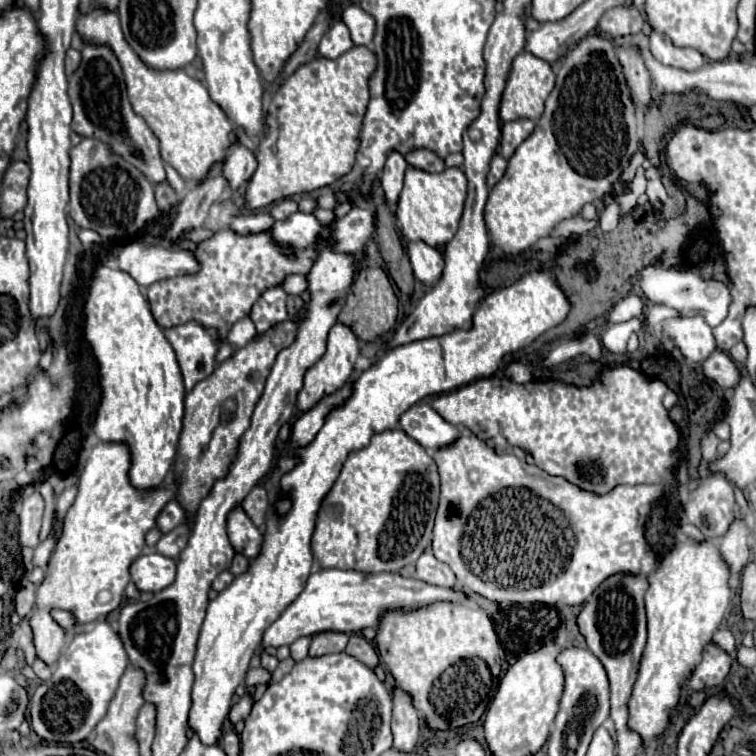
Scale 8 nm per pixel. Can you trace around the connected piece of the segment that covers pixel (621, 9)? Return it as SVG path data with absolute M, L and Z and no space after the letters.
M616 6L604 12L604 16L598 22L600 30L608 36L624 36L624 34L638 34L642 30L642 16L632 6Z

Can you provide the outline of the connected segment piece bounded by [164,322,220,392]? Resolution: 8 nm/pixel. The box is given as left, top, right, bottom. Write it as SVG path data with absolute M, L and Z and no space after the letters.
M196 322L168 328L164 330L164 336L176 352L186 392L190 392L200 380L212 374L220 340L214 330L208 330Z

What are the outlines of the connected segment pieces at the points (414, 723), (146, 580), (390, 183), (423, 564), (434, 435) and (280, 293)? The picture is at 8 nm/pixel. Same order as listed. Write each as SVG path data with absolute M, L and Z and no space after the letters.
M394 686L394 708L392 708L392 734L394 748L412 752L418 742L420 732L420 710L414 706L414 700L400 686Z
M160 552L142 554L132 562L130 576L140 592L160 592L174 584L176 562Z
M392 152L384 164L382 190L384 190L384 196L390 204L396 204L396 198L402 190L402 178L404 178L406 166L408 166L408 162L406 162L404 154L400 154L400 152Z
M430 548L424 550L424 554L416 562L416 578L432 586L442 586L442 588L454 588L456 584L456 576L452 574L450 566L436 560Z
M416 402L400 416L402 430L428 450L448 446L458 438L458 428L446 422L428 402Z
M280 286L268 288L258 298L258 302L252 306L252 312L250 312L250 318L256 324L256 332L258 334L266 332L276 322L282 322L282 320L288 318L286 298L288 298L288 294Z

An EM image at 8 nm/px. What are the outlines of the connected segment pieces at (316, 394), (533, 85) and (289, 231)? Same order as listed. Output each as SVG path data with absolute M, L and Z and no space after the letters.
M336 322L328 332L324 356L304 376L304 386L298 394L298 410L304 412L304 410L312 408L320 398L324 398L324 396L336 392L340 386L344 386L354 370L354 362L356 362L358 354L360 354L360 340L354 334L354 330L342 322Z
M526 50L520 52L516 56L516 62L512 62L512 74L508 76L508 86L504 88L504 102L500 104L500 120L510 122L518 118L530 118L536 122L544 114L544 102L554 88L554 78L556 76L546 60Z
M296 212L284 220L278 220L270 232L274 236L274 242L282 244L284 252L290 254L292 248L304 248L312 244L320 230L322 224L314 214Z

